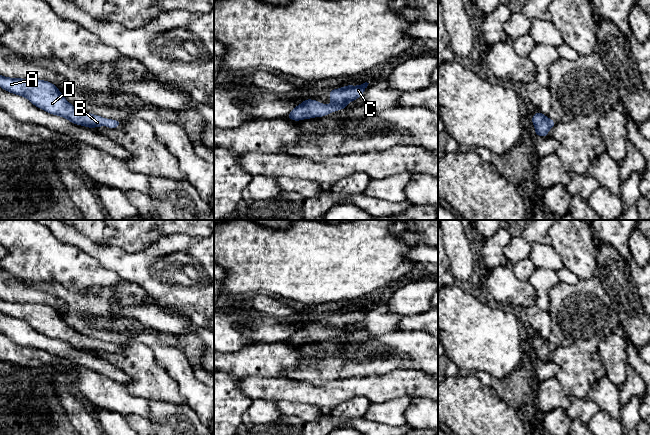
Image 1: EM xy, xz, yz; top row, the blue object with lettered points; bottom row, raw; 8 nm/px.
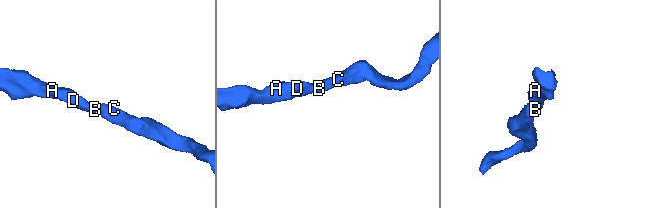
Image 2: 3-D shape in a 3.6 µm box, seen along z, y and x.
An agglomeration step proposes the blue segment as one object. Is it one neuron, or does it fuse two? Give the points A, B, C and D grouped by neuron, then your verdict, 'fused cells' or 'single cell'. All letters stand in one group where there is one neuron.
A B C D | single cell

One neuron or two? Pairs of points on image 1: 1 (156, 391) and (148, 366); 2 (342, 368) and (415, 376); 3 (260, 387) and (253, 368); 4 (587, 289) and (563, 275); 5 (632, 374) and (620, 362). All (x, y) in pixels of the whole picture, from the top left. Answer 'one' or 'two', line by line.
1: one
2: two
3: two
4: two
5: two

